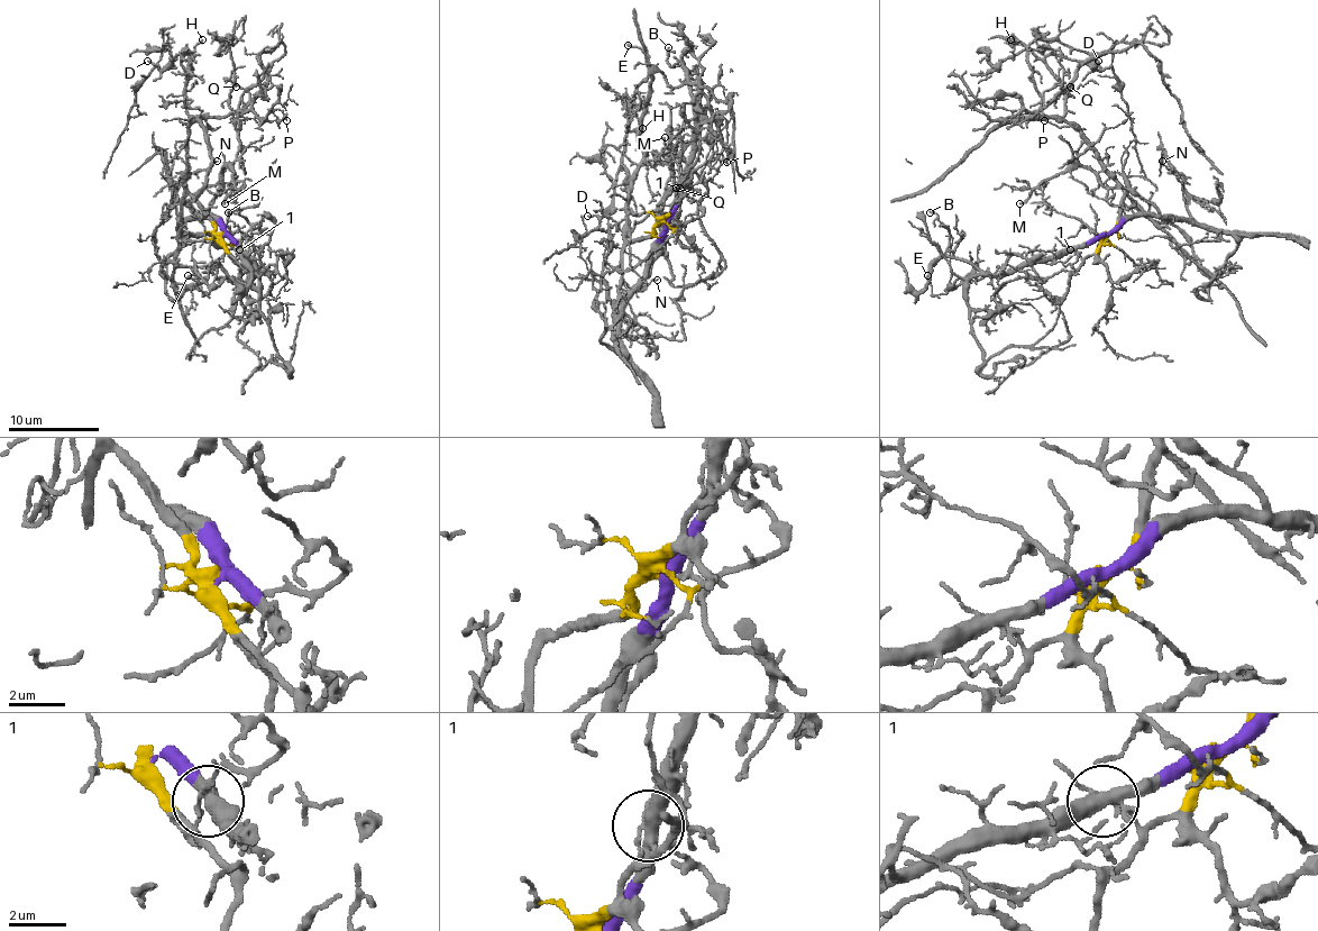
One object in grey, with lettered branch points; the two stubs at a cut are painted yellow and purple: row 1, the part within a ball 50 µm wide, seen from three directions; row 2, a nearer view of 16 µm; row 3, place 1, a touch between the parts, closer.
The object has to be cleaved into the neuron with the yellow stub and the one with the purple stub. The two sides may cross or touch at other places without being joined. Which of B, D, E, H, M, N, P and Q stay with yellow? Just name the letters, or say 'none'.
D, H, P, Q

